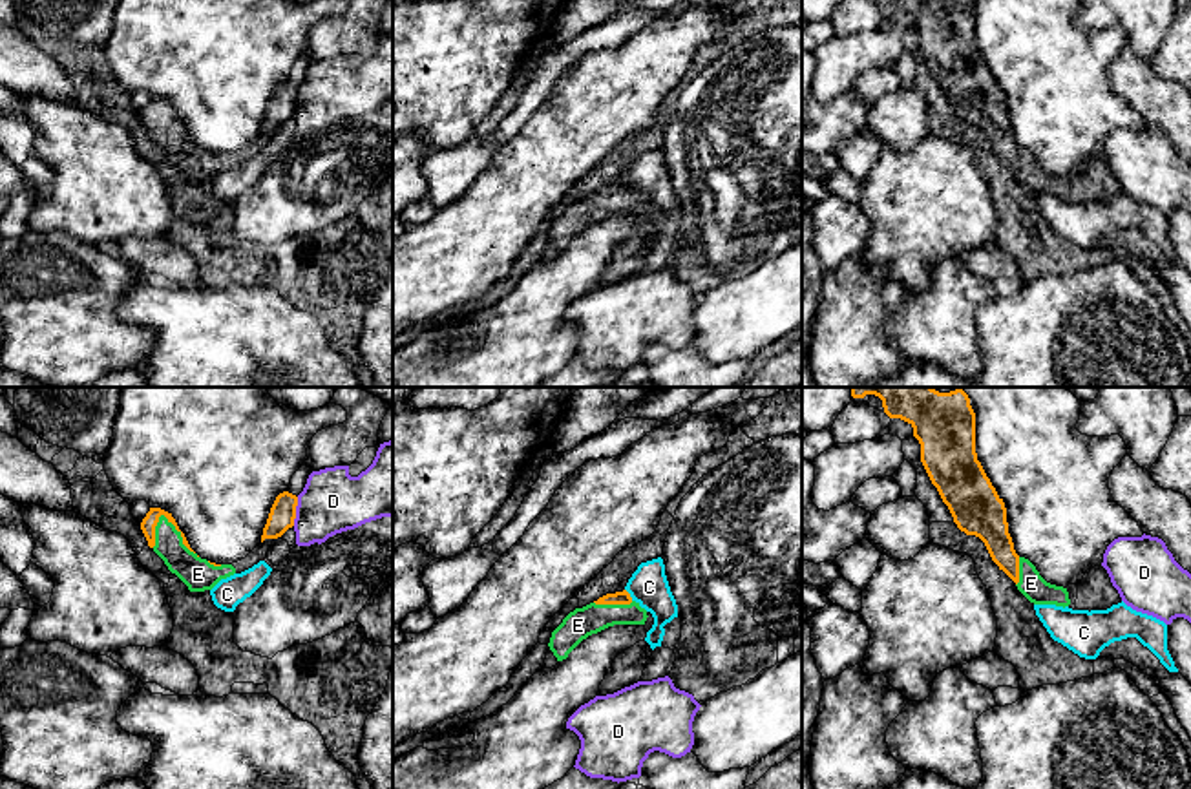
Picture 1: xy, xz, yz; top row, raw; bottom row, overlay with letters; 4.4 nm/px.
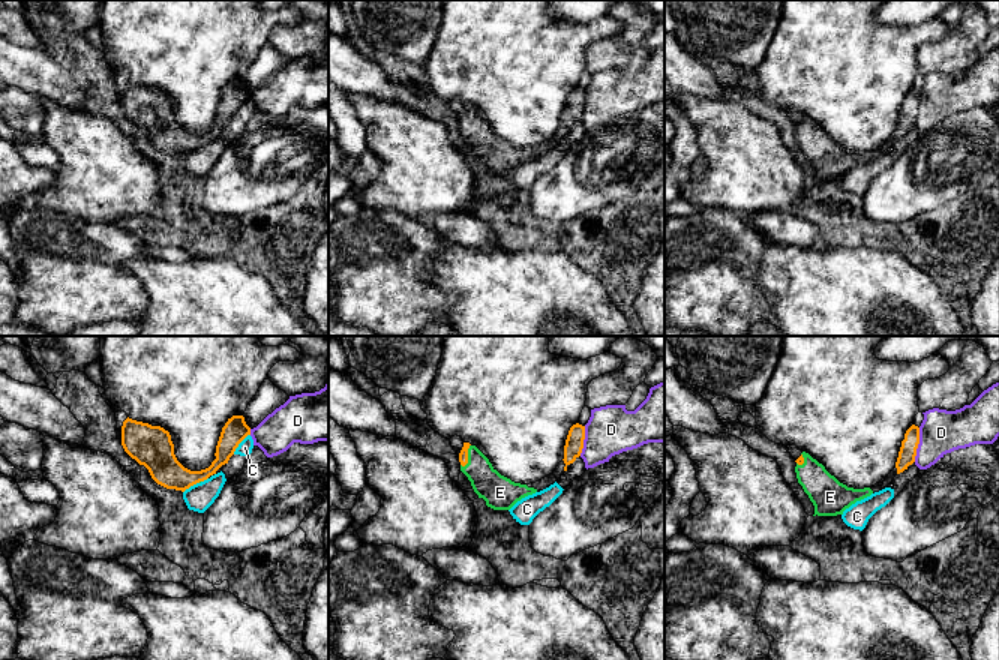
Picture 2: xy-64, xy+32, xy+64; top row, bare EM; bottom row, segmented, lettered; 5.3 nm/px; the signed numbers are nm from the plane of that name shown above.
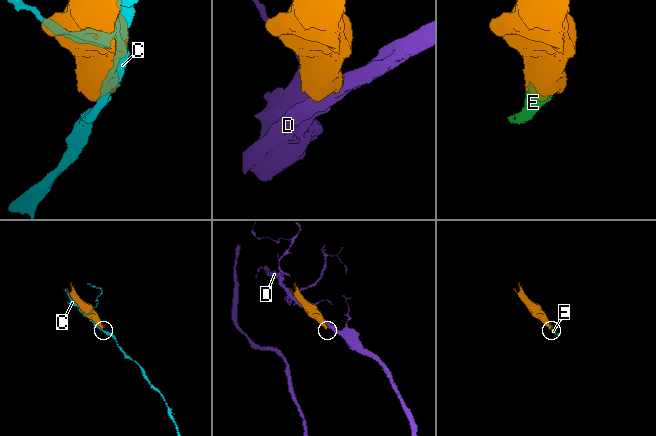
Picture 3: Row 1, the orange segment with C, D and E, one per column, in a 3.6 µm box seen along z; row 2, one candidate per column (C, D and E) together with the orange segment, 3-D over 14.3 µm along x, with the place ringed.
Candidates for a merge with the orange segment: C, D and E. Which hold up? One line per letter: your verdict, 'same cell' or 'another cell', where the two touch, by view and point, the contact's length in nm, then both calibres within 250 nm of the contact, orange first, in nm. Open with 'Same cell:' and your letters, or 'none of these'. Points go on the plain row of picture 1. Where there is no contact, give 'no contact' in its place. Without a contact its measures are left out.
Same cell: E
C: another cell | xz (629, 185) | 70 nm | 60/170 nm
D: another cell | xy (295, 103) | 130 nm | 120/280 nm
E: same cell | xy (181, 126) | 260 nm | 70/150 nm

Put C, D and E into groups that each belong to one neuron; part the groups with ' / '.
C / D / E

